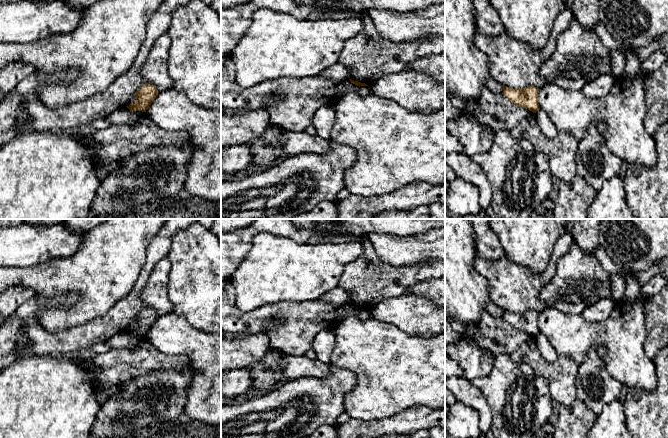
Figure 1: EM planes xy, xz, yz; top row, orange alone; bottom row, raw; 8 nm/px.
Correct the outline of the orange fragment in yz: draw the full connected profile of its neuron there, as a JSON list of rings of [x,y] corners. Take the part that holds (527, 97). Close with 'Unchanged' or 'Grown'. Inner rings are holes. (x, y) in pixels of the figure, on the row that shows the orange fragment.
[[[503,85],[502,95],[517,106],[536,113],[540,110],[538,104],[538,93],[539,88],[534,86],[527,86],[522,89],[513,89]]]. Unchanged

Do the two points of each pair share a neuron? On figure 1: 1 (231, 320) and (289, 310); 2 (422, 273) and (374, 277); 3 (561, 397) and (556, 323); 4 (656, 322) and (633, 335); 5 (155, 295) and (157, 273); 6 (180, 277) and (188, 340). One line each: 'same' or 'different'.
1: same
2: same
3: different
4: different
5: same
6: different

